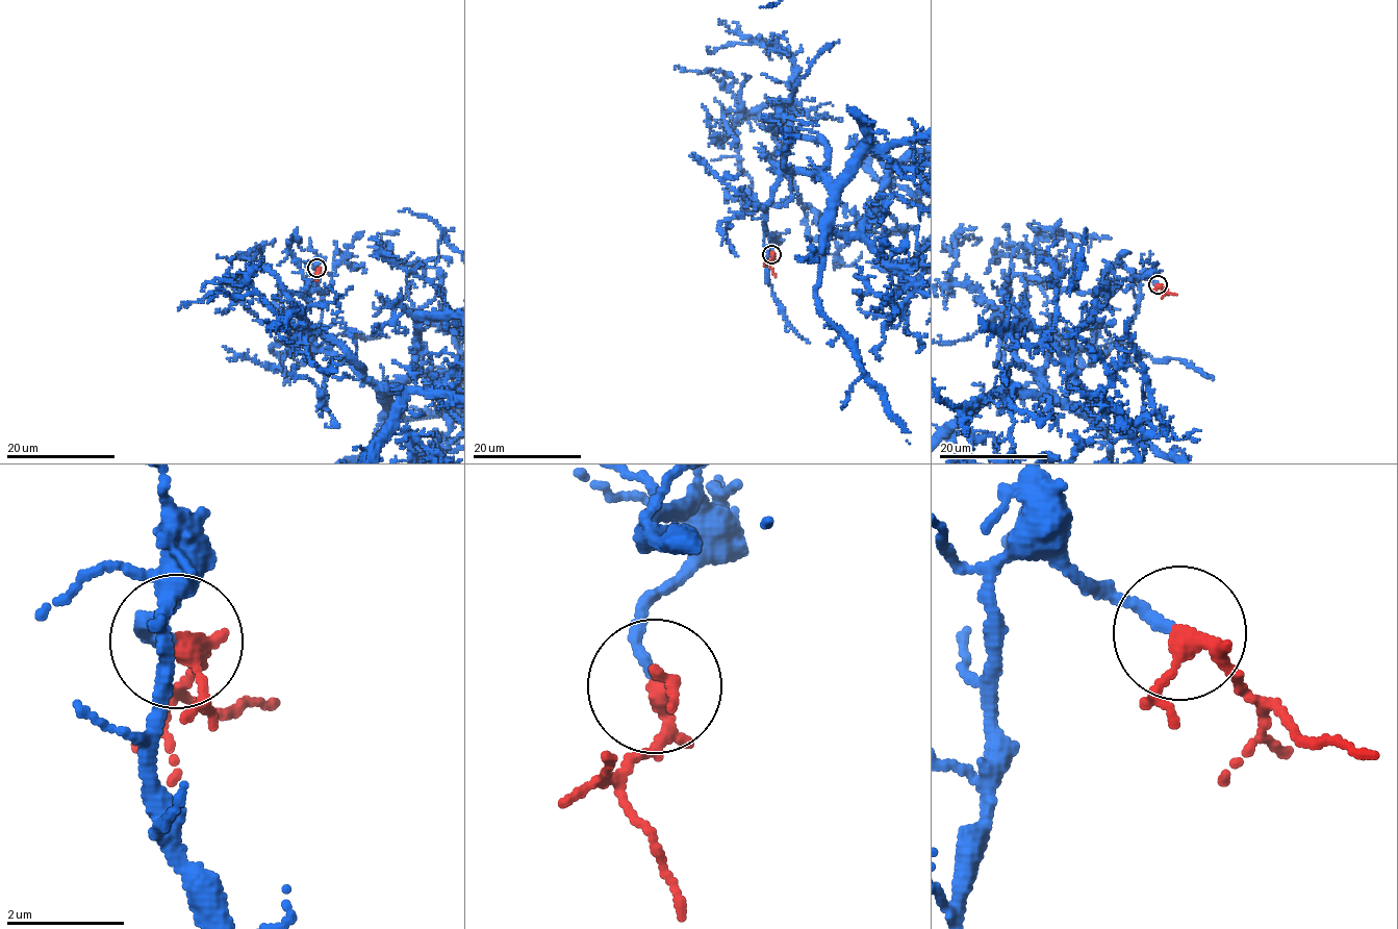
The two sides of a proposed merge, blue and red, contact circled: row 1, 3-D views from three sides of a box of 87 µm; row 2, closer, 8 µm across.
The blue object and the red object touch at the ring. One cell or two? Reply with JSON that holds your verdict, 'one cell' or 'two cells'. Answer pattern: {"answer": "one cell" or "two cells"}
{"answer": "one cell"}

